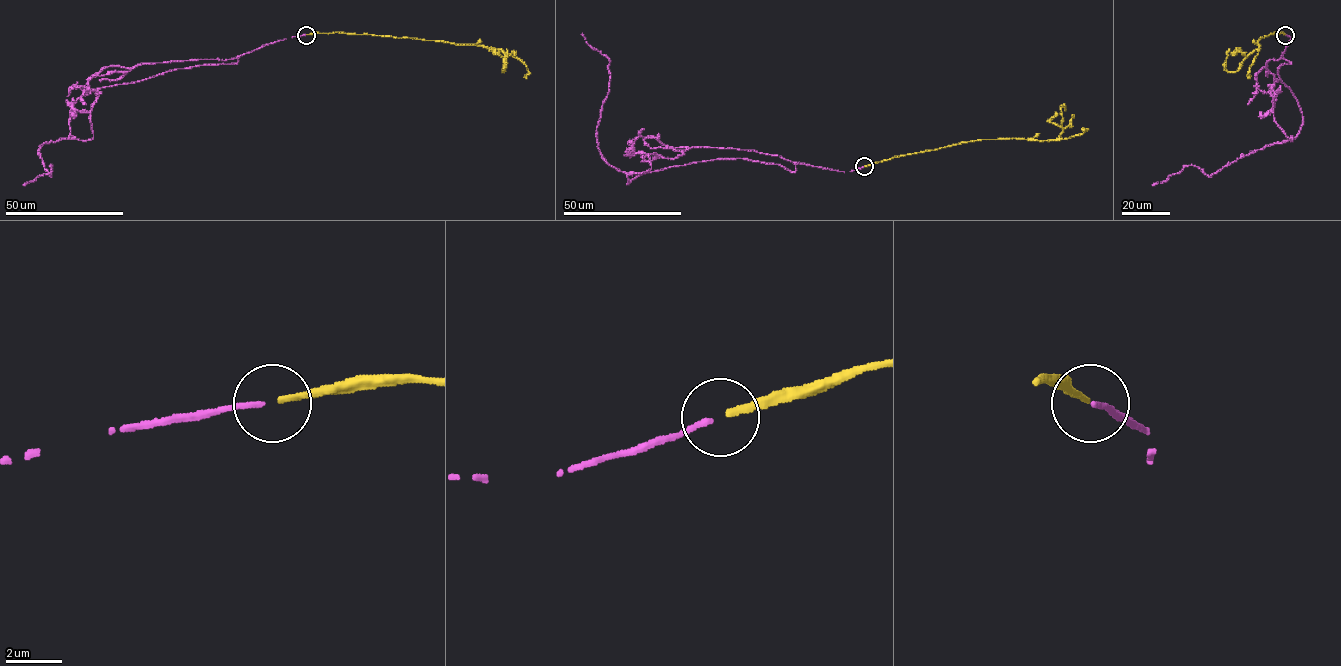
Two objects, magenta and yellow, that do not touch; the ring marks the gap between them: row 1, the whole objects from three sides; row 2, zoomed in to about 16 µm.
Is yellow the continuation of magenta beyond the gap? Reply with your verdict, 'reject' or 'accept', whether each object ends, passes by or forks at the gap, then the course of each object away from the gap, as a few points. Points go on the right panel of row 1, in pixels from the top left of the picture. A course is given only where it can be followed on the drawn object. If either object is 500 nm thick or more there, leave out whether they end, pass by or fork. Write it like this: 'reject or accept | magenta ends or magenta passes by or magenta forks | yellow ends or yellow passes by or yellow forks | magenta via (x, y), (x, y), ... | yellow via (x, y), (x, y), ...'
accept | magenta ends | yellow ends | magenta via (1286, 34), (1290, 63), (1277, 73), (1300, 107), (1299, 133), (1209, 175), (1191, 165), (1152, 186) | yellow via (1285, 34), (1276, 32), (1260, 38), (1258, 49), (1249, 54), (1234, 71), (1225, 68), (1229, 49)

